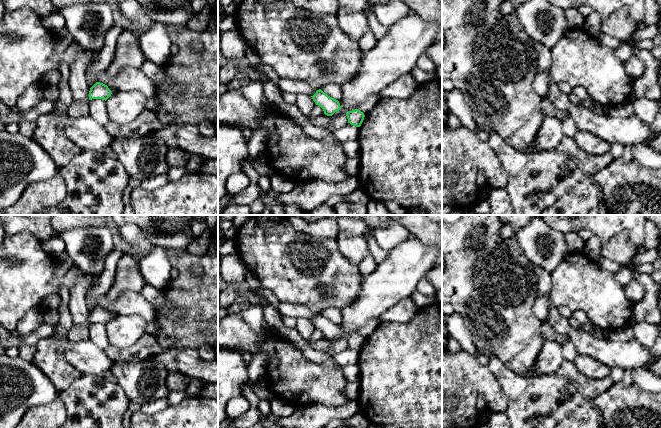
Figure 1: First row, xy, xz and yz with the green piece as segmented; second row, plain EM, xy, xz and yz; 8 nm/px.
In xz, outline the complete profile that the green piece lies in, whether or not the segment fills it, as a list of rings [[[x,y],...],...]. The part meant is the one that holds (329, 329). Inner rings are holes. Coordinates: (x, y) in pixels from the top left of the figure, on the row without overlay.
[[[321,313],[317,314],[311,321],[315,328],[323,333],[324,338],[327,340],[332,340],[335,336],[341,333],[339,325],[328,320]]]

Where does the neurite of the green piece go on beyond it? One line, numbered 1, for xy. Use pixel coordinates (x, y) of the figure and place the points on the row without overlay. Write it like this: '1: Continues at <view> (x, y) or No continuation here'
1: No continuation here

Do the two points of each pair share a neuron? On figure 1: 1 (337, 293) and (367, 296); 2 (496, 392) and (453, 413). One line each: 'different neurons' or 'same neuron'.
1: different neurons
2: same neuron

